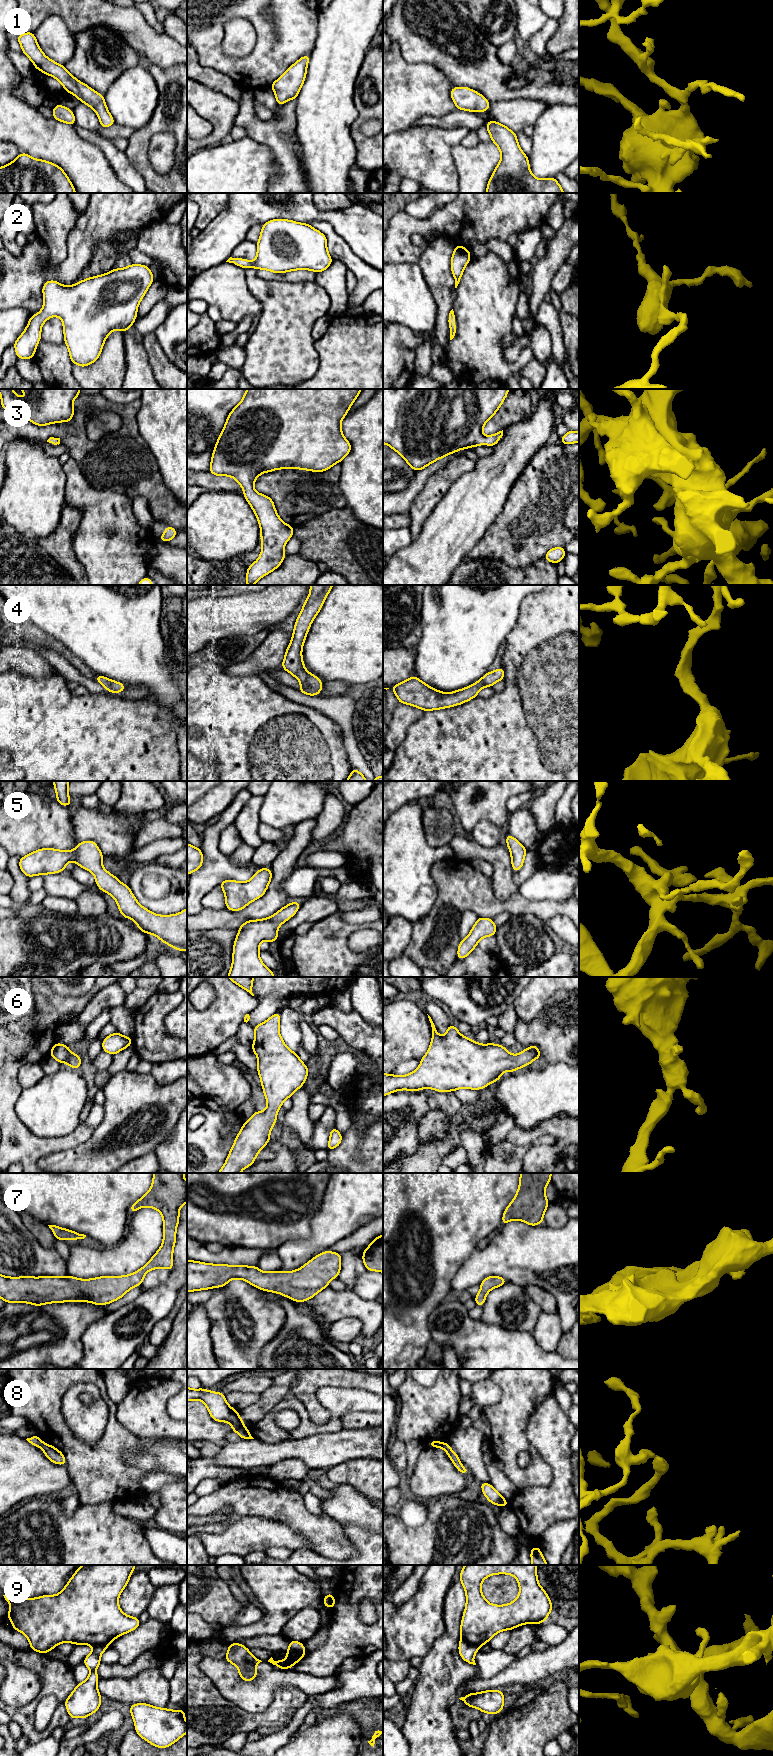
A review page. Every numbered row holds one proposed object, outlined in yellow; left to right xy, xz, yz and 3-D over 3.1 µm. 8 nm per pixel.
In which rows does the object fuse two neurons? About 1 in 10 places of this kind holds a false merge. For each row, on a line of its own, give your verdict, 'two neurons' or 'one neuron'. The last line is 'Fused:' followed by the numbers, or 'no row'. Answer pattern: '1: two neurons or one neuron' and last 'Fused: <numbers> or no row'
1: one neuron
2: one neuron
3: one neuron
4: one neuron
5: one neuron
6: one neuron
7: one neuron
8: two neurons
9: two neurons
Fused: 8, 9

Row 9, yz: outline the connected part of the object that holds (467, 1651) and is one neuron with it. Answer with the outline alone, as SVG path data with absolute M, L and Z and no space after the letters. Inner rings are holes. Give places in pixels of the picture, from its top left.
M460 1639L458 1650L461 1658L469 1663L476 1665L475 1660L474 1660L474 1655L480 1648L477 1647L476 1645L471 1645L469 1642L467 1642L464 1639Z

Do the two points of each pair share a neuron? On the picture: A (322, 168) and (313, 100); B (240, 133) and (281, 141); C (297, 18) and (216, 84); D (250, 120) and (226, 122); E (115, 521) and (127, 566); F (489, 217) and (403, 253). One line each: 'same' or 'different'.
A: same
B: different
C: different
D: different
E: same
F: same

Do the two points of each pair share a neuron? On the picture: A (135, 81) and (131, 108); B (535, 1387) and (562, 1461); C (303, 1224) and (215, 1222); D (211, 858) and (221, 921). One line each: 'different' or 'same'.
A: same
B: different
C: same
D: different

